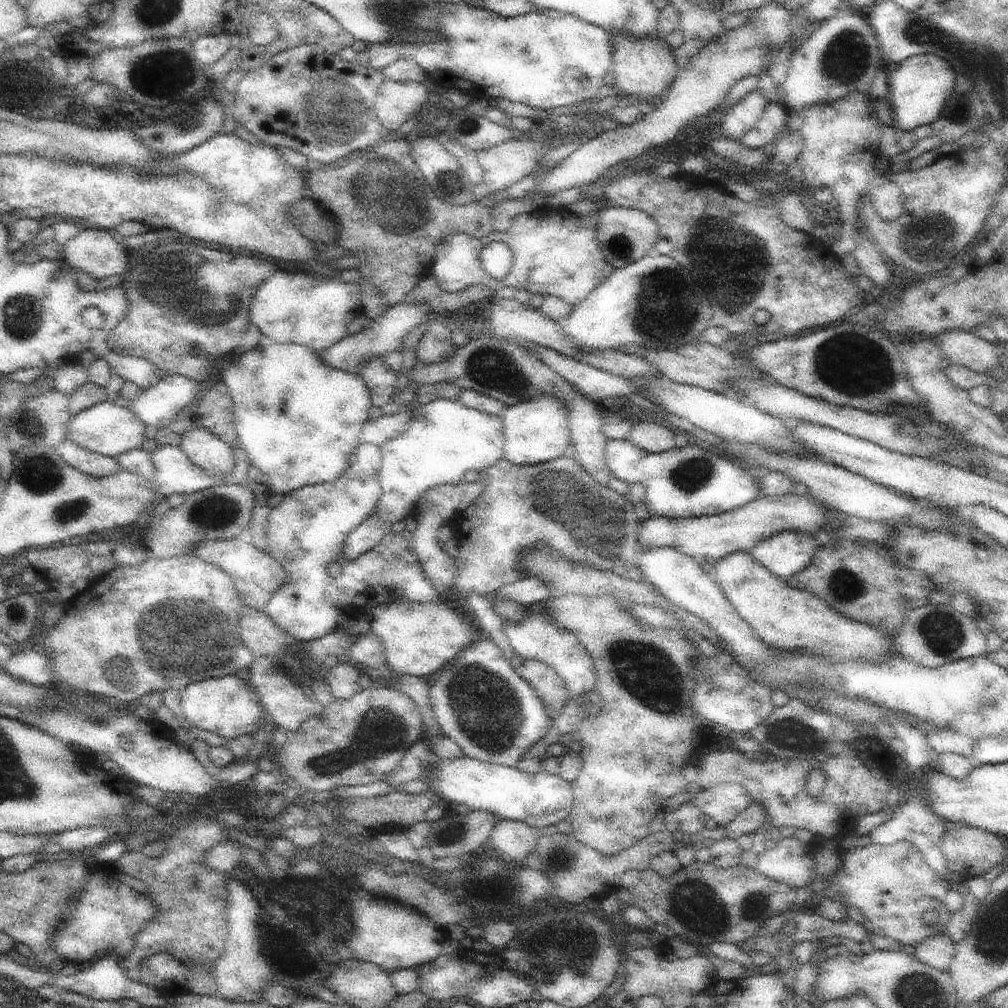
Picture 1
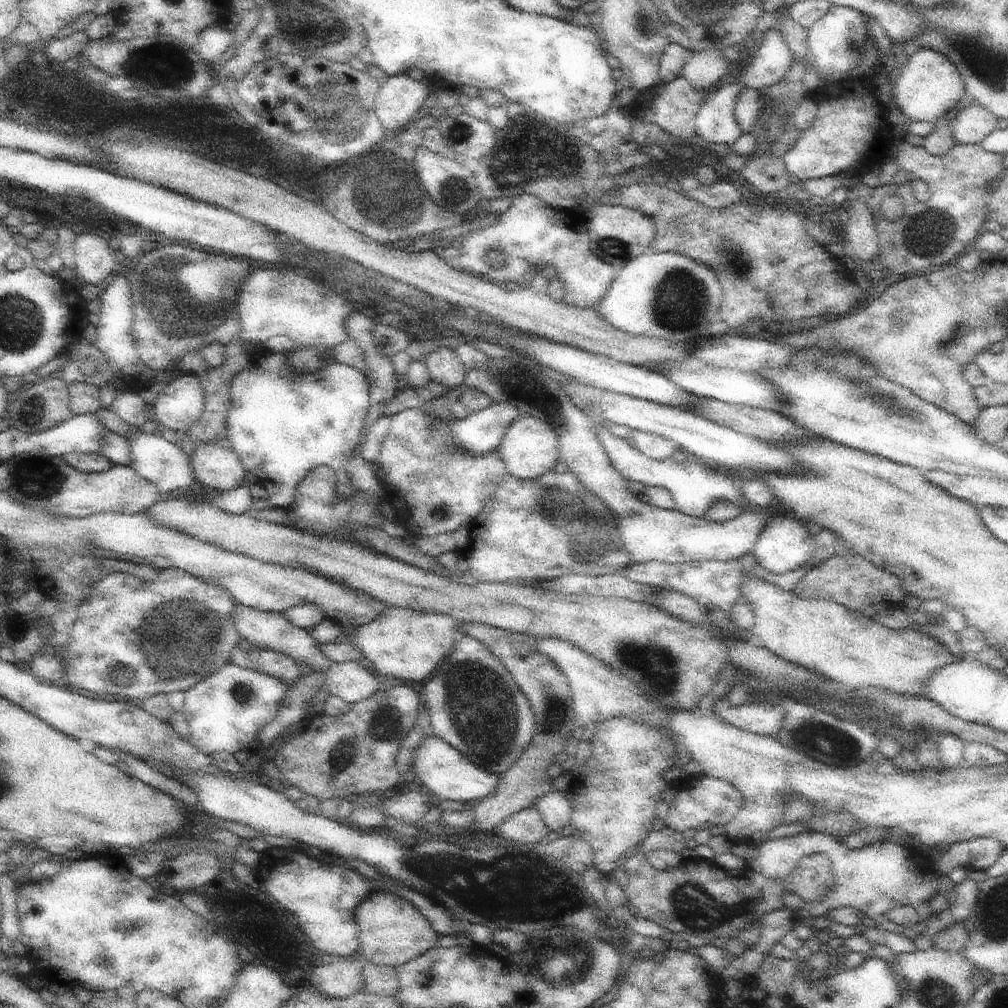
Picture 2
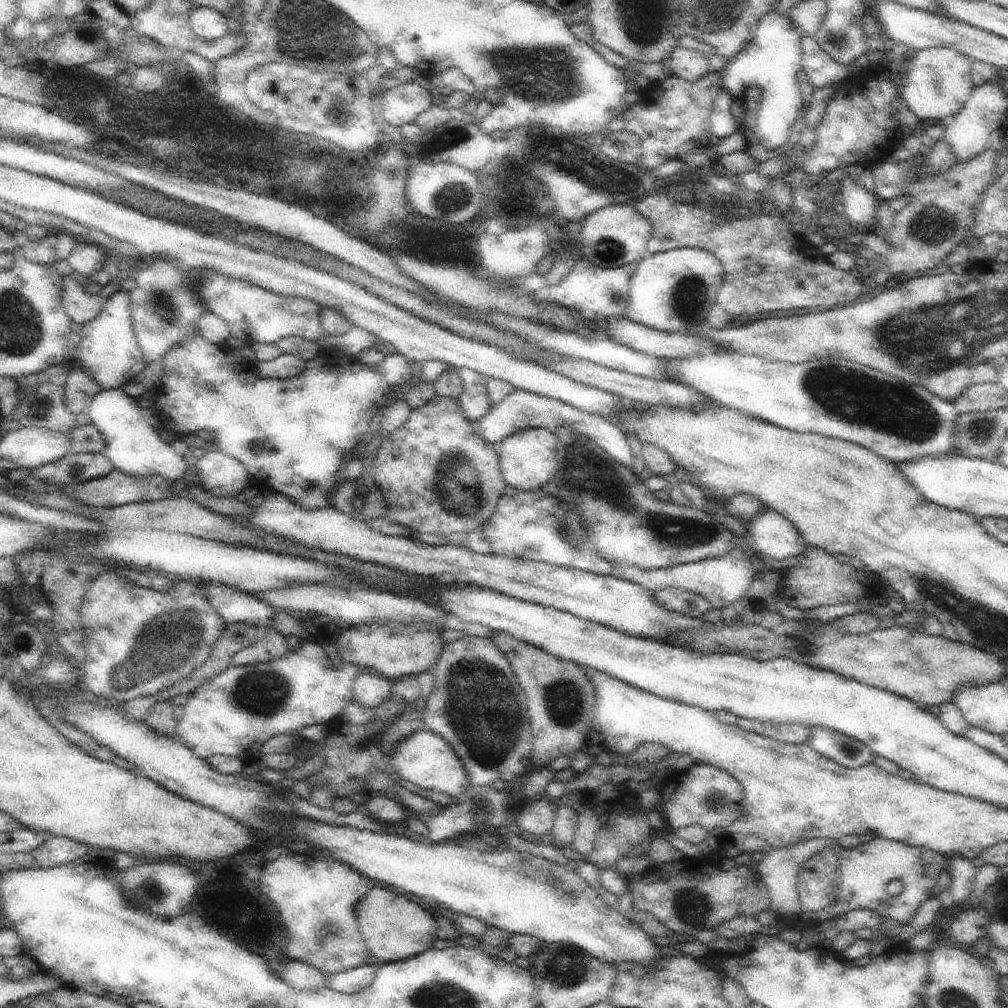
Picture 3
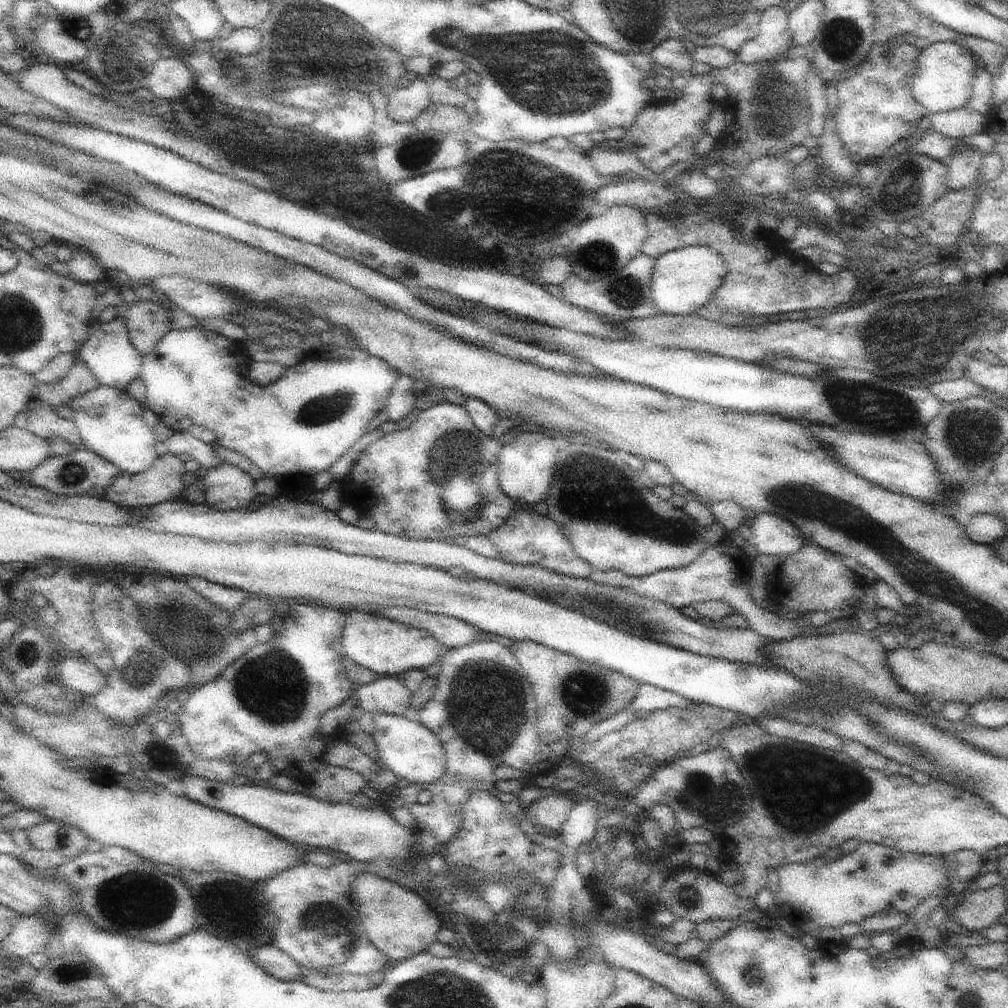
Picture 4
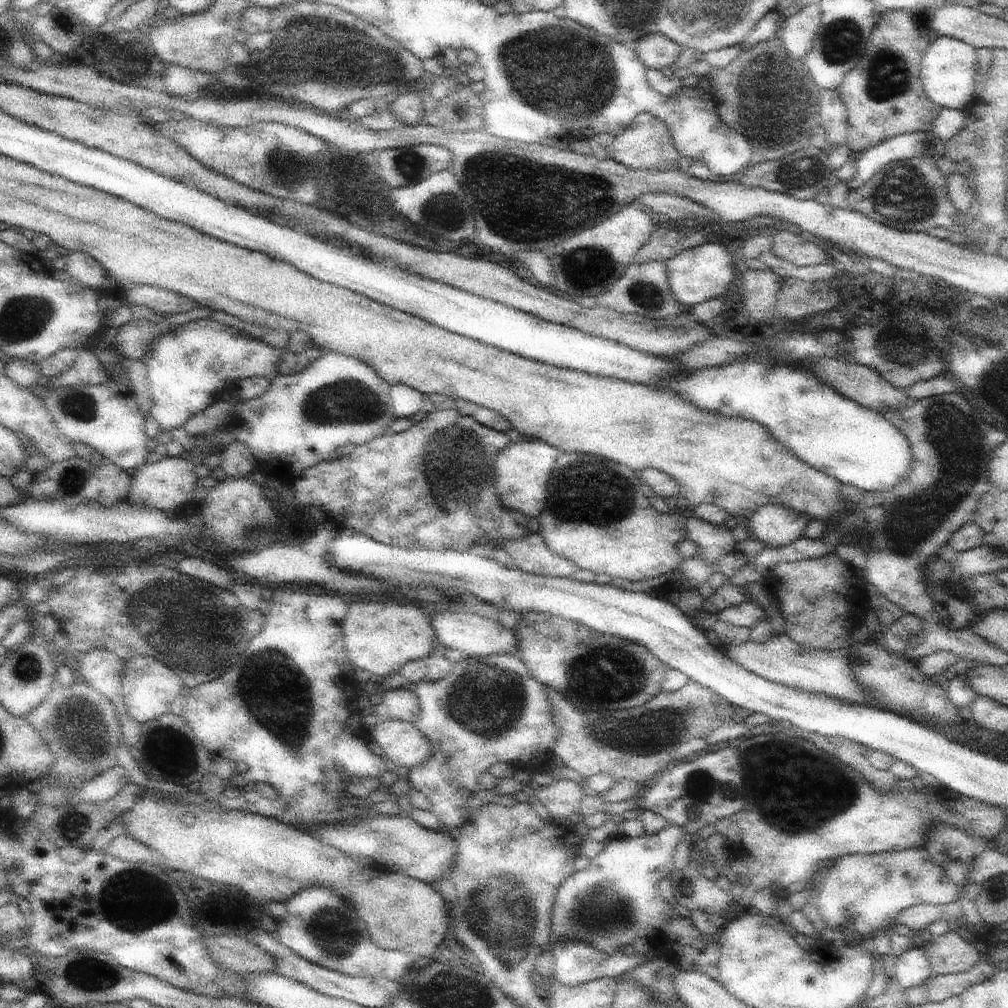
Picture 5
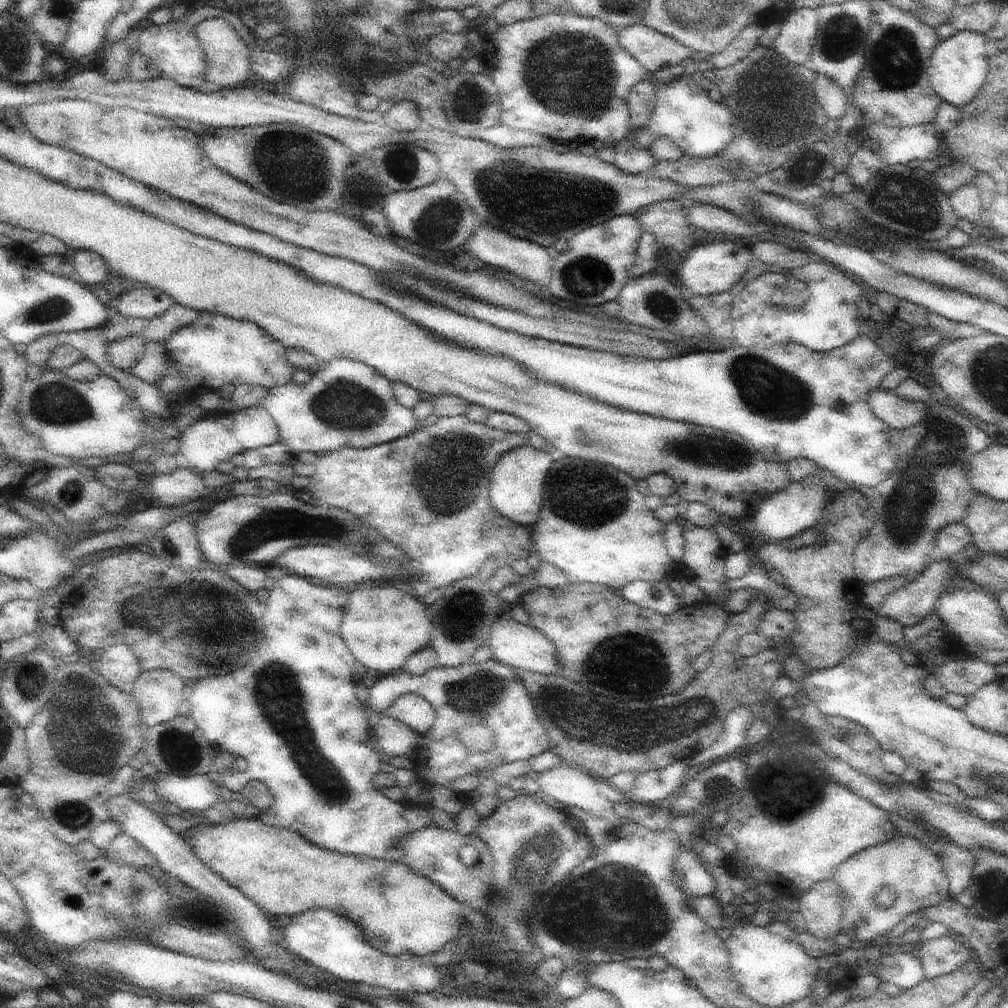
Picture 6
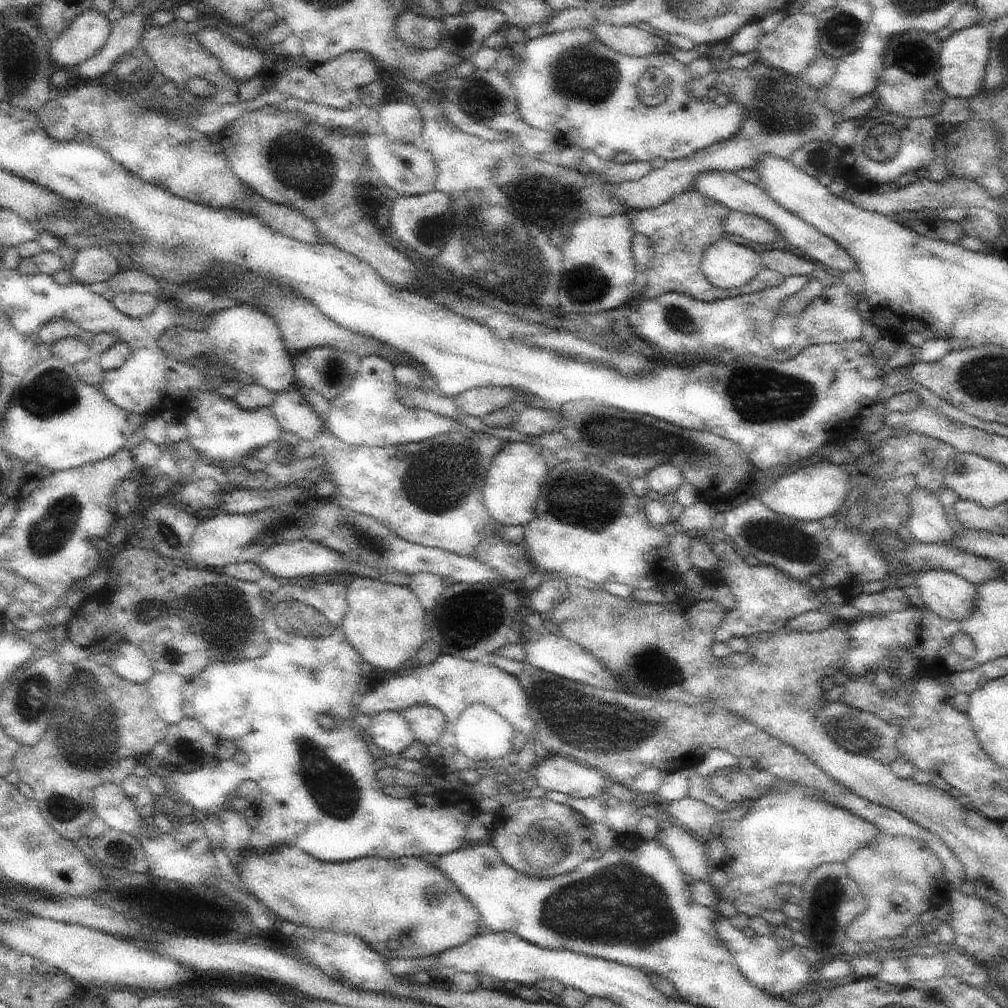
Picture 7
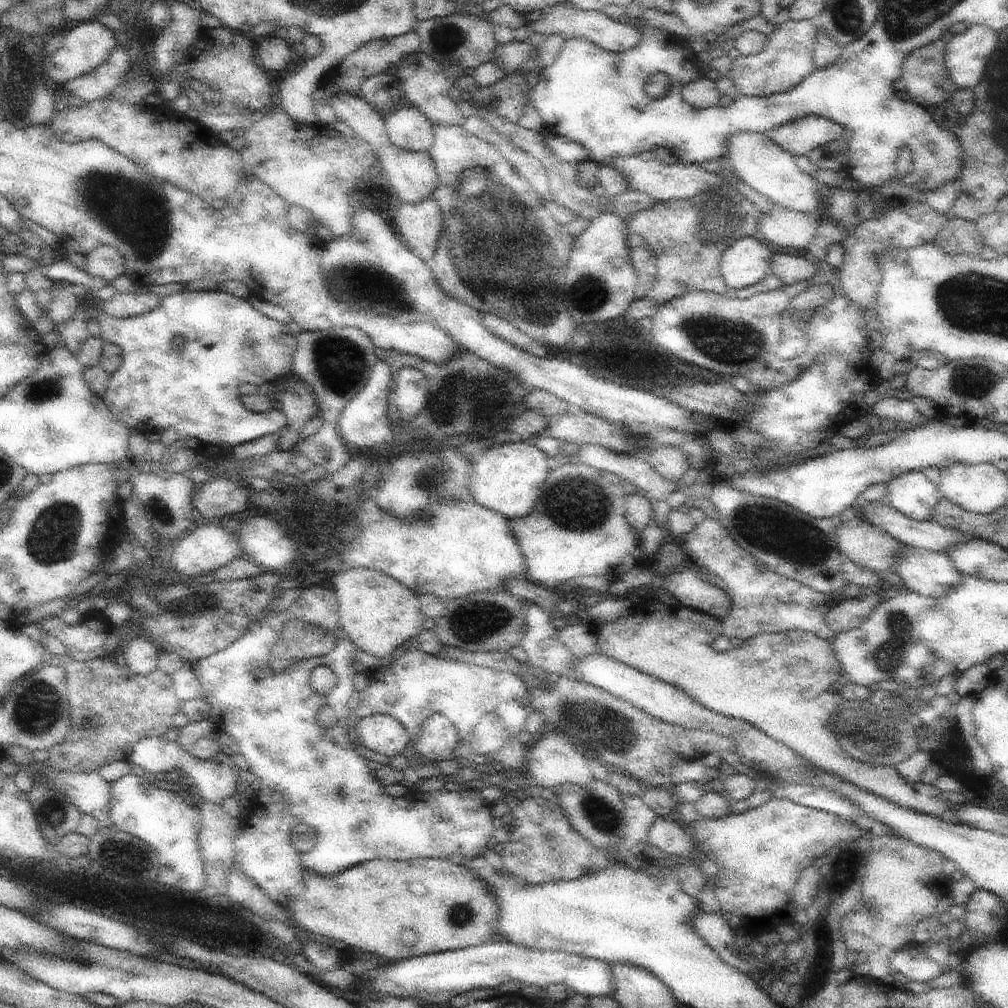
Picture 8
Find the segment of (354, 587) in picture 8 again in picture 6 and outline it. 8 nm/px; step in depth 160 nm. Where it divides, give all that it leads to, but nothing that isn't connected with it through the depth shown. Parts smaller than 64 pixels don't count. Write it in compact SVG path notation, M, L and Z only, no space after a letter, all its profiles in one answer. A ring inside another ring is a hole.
M366 584L356 588L349 596L349 605L341 626L341 635L354 659L366 668L372 668L382 675L405 668L414 654L431 644L433 624L427 615L427 608L414 596L398 590L390 584Z

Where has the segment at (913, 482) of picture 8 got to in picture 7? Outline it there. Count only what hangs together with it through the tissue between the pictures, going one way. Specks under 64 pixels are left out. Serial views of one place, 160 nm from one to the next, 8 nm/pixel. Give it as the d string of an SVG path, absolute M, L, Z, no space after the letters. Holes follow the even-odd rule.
M917 486L911 494L911 515L907 526L912 538L923 543L944 543L955 532L950 527L936 493Z

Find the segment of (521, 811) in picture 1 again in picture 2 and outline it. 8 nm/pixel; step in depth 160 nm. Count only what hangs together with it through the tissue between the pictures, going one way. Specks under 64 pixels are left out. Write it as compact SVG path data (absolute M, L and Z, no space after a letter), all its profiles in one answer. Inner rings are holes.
M438 735L425 737L419 744L418 750L415 750L410 776L414 774L416 774L416 780L427 786L430 792L438 795L442 802L446 799L458 800L458 802L472 802L472 800L480 802L494 792L500 780L500 775L474 764ZM554 790L541 796L535 802L534 807L540 811L550 830L559 833L562 828L572 824L573 806L571 796L570 792L563 793Z

